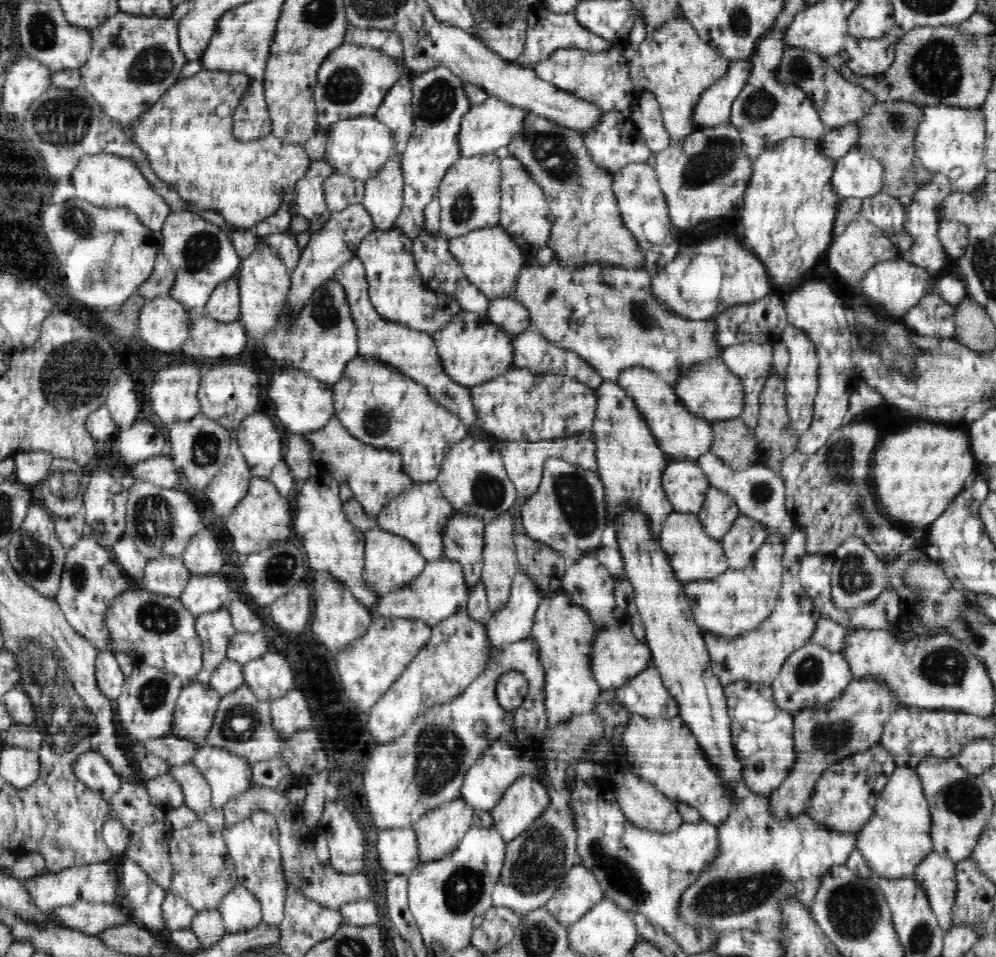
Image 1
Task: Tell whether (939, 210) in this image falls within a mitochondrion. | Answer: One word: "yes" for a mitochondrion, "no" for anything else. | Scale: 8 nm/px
no

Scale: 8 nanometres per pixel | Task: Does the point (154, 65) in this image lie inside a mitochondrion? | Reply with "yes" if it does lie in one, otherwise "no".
yes

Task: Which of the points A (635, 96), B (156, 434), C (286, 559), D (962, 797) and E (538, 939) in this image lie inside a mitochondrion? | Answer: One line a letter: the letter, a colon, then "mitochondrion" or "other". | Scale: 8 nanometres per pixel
A: other
B: other
C: mitochondrion
D: mitochondrion
E: mitochondrion

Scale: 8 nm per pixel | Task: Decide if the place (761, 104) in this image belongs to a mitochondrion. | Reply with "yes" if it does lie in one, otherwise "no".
yes

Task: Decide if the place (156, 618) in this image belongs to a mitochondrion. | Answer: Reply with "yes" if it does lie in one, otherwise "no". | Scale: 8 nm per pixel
yes

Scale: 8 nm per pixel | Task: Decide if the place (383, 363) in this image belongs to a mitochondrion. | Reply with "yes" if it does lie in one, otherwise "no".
no

